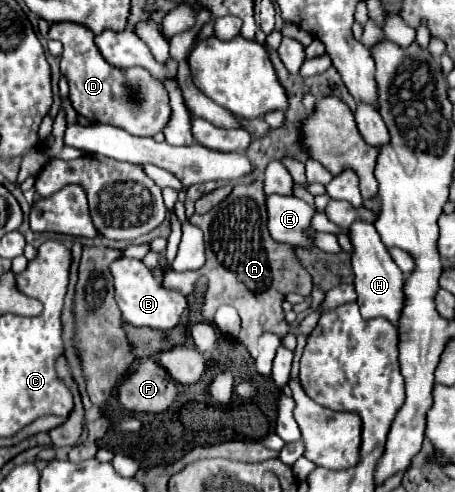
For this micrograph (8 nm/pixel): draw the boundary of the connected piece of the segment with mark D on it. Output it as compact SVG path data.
M60 22L52 24L48 32L50 40L60 40L64 46L60 72L68 78L70 84L70 102L78 114L92 122L120 126L134 136L154 138L154 134L162 132L172 116L168 90L164 84L154 78L146 68L114 68L110 66L100 50L94 44L94 34L86 26Z

